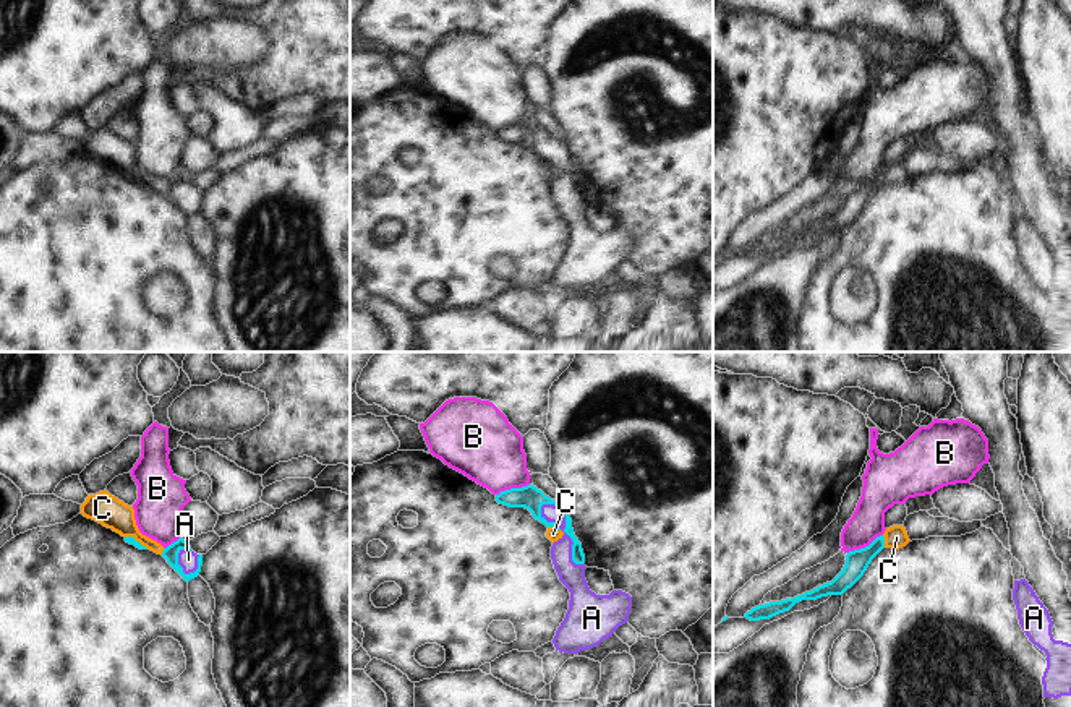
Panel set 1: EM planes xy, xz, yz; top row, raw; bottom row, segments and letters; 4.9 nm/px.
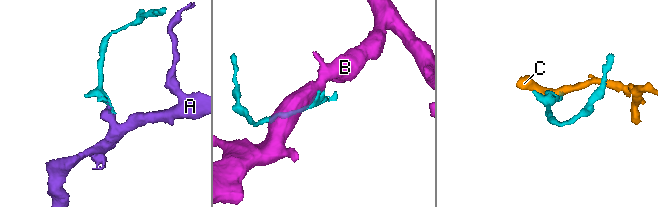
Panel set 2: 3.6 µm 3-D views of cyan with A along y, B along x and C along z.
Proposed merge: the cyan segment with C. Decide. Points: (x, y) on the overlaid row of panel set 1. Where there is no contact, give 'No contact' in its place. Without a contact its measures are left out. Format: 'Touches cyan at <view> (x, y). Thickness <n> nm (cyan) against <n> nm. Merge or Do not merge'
Touches cyan at xz (554, 527). Thickness 120 nm (cyan) against 70 nm. Do not merge

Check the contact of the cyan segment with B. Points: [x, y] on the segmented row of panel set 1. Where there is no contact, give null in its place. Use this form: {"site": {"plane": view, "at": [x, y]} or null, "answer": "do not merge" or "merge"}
{"site": {"plane": "yz", "at": [866, 547]}, "answer": "do not merge"}

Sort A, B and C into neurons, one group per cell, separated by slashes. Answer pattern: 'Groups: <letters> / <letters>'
Groups: A / B / C

